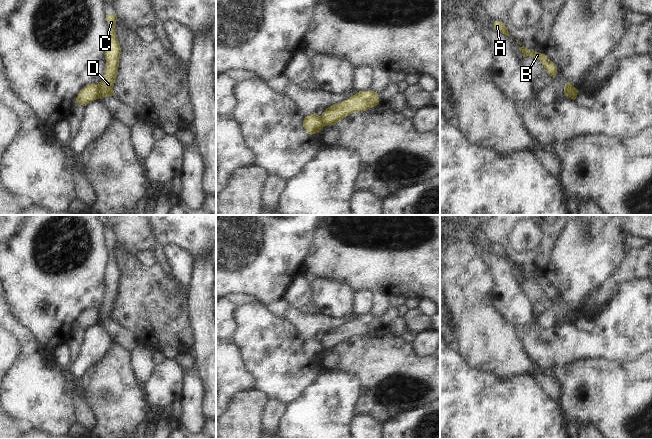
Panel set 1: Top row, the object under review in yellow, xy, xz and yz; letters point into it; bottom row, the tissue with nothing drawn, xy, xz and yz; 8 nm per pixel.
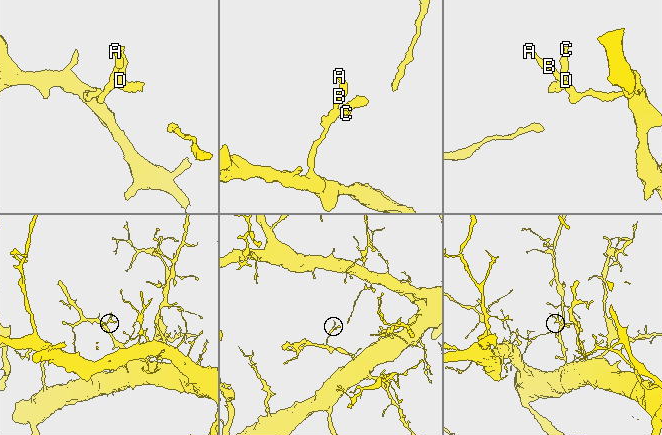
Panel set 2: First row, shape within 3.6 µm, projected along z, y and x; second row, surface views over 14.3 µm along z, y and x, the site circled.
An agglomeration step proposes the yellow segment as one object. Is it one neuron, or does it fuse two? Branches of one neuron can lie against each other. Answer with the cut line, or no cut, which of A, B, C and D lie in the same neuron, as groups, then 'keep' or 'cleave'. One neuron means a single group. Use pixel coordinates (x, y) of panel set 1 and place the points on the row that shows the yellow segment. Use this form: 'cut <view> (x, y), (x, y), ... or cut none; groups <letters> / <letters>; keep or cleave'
cut xy (96, 84), (99, 97); groups A B / C D; cleave

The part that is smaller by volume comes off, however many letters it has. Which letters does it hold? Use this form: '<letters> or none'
C, D

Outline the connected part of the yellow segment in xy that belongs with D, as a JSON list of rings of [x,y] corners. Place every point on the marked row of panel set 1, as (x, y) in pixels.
[[[106,15],[109,24],[110,36],[106,43],[105,58],[106,68],[103,78],[98,86],[98,95],[100,99],[109,96],[115,96],[113,87],[115,79],[118,75],[119,59],[121,54],[121,47],[118,42],[117,34],[115,32],[116,15]]]

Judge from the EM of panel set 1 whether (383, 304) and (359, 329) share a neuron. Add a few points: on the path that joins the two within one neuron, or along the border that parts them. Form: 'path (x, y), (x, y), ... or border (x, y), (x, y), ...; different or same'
border (389, 306), (381, 316), (376, 317), (372, 314); different

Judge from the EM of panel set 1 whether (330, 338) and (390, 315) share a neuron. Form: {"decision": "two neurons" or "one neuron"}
{"decision": "one neuron"}

